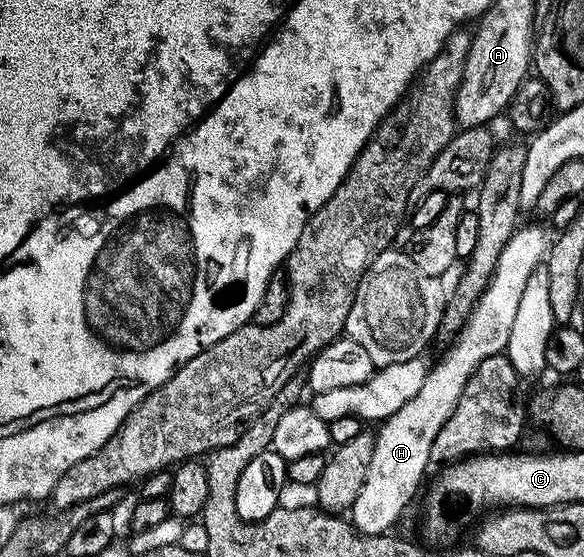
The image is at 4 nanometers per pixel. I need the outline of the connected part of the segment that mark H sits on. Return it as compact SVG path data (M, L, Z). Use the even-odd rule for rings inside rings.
M524 224L515 230L502 250L502 256L498 258L492 279L476 301L472 315L455 335L452 343L456 343L437 366L435 363L429 369L417 394L411 400L406 400L406 404L402 404L394 416L379 423L375 433L374 456L370 456L370 468L366 468L366 481L350 511L350 521L359 533L365 536L389 533L392 525L403 516L404 509L411 502L432 462L430 444L434 444L442 424L450 420L450 412L454 412L458 405L458 396L462 396L466 380L474 376L474 368L478 368L482 360L507 351L510 327L514 324L514 316L518 316L518 303L522 300L522 291L526 289L526 280L530 280L530 276L541 269L549 245L550 238L544 235L540 226Z

